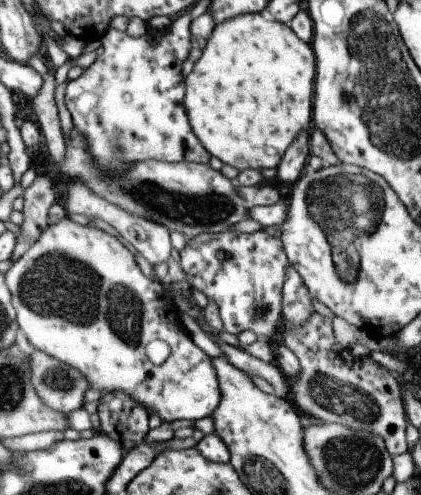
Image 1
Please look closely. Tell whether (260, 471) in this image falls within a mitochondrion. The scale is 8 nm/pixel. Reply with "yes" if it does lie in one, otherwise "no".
yes

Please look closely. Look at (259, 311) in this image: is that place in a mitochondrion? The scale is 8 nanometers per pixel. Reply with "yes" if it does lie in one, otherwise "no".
yes

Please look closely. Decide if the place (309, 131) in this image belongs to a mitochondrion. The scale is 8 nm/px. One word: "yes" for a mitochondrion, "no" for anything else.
no

